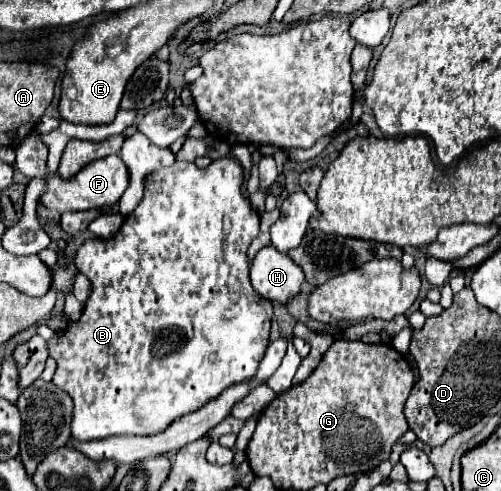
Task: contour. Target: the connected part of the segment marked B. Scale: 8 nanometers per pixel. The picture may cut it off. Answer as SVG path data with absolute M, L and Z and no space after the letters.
M219 158L213 160L207 168L197 168L193 162L181 162L177 160L173 166L165 170L155 170L145 178L145 194L141 202L137 204L137 210L133 214L127 214L121 230L109 238L87 238L77 254L75 264L79 272L83 272L91 282L91 294L85 302L85 310L81 316L81 322L77 326L69 326L63 332L55 332L55 336L49 340L51 356L57 360L57 372L53 376L53 384L71 394L75 402L73 422L71 422L71 434L75 440L101 440L115 434L133 434L133 436L151 436L157 432L163 432L171 422L177 418L191 414L193 410L203 408L209 400L217 398L223 390L241 384L257 374L257 366L269 346L269 328L271 328L271 316L273 306L269 300L259 296L251 282L249 282L249 258L247 248L251 240L257 236L259 230L259 216L251 208L249 200L241 194L243 184L243 170L233 158Z

